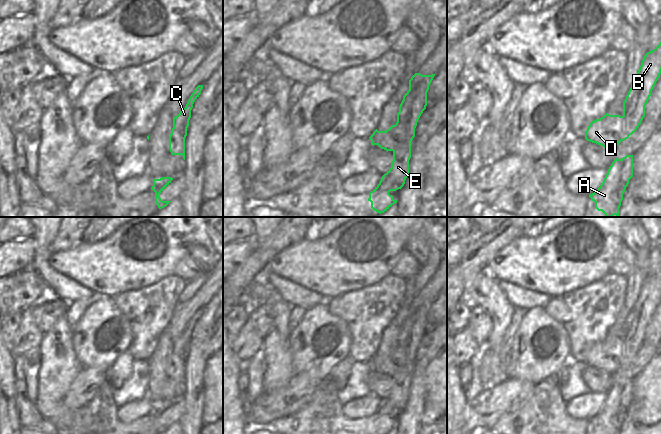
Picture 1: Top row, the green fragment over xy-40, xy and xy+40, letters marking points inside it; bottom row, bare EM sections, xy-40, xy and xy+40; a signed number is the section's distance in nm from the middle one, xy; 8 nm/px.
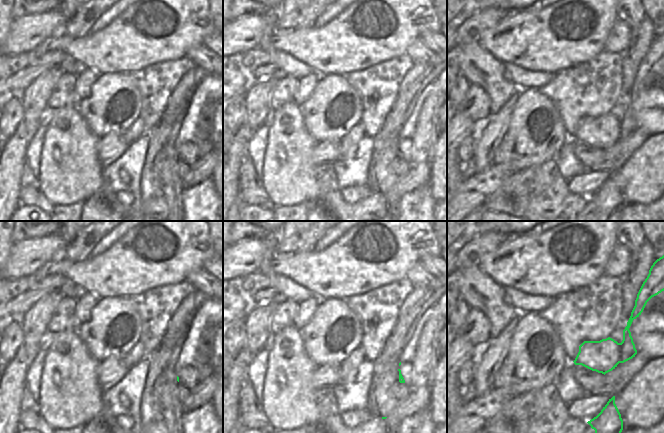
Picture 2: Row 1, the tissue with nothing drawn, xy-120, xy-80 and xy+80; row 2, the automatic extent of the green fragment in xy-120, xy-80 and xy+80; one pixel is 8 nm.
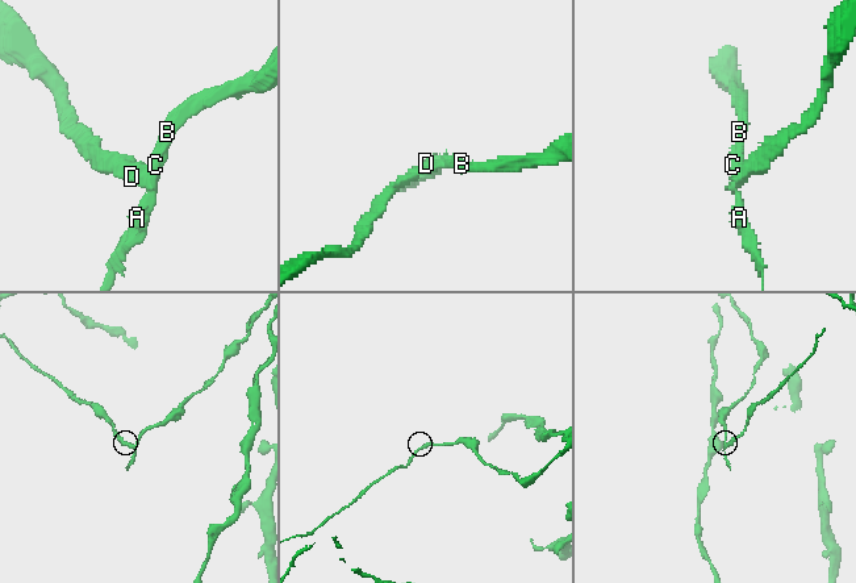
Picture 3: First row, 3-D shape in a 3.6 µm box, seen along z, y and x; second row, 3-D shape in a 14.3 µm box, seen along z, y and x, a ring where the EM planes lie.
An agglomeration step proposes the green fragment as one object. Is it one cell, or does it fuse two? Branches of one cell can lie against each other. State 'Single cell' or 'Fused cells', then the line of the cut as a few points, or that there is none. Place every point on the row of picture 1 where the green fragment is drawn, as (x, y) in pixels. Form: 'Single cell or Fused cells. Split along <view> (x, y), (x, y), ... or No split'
Fused cells. Split along xy (395, 125), (393, 136), (396, 140), (396, 147), (393, 151)

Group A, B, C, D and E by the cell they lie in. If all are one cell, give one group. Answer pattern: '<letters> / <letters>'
A B C E / D

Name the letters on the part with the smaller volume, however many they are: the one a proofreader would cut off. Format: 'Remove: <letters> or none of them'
Remove: D

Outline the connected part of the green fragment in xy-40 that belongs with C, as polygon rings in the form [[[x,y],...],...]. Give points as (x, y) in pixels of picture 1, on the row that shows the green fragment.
[[[198,85],[191,94],[186,106],[176,117],[173,117],[173,128],[169,136],[169,150],[172,155],[182,155],[185,160],[185,138],[195,100],[201,94],[203,85]]]

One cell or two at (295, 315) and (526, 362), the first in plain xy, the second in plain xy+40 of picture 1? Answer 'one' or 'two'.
two

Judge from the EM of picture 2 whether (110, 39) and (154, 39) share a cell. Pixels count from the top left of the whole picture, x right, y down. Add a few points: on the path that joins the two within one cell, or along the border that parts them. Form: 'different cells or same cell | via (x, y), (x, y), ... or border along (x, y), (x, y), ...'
same cell | via (121, 39), (143, 39)

